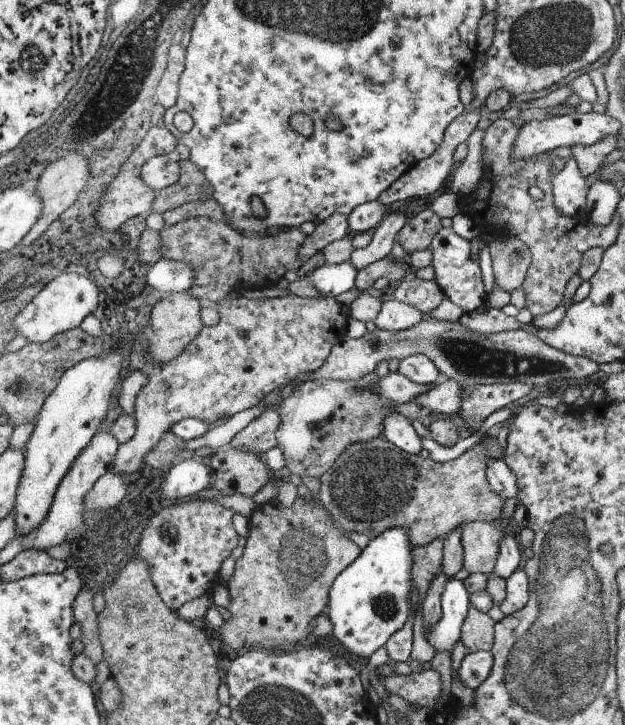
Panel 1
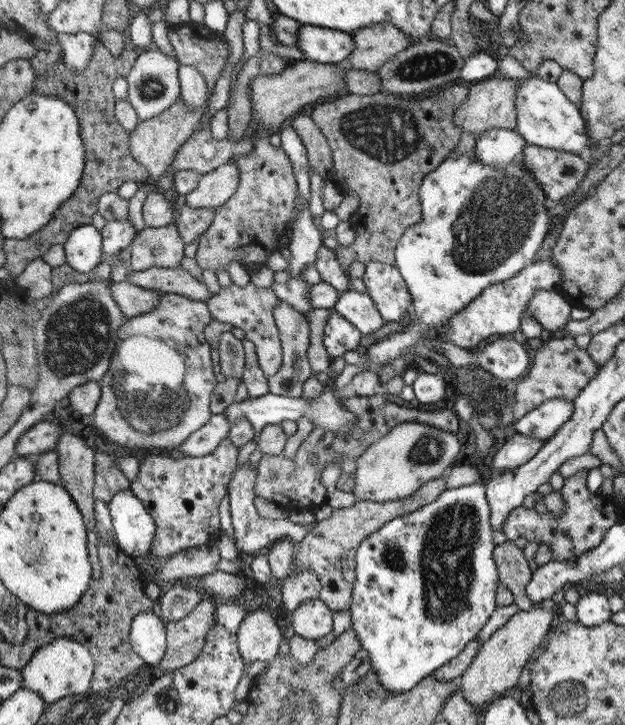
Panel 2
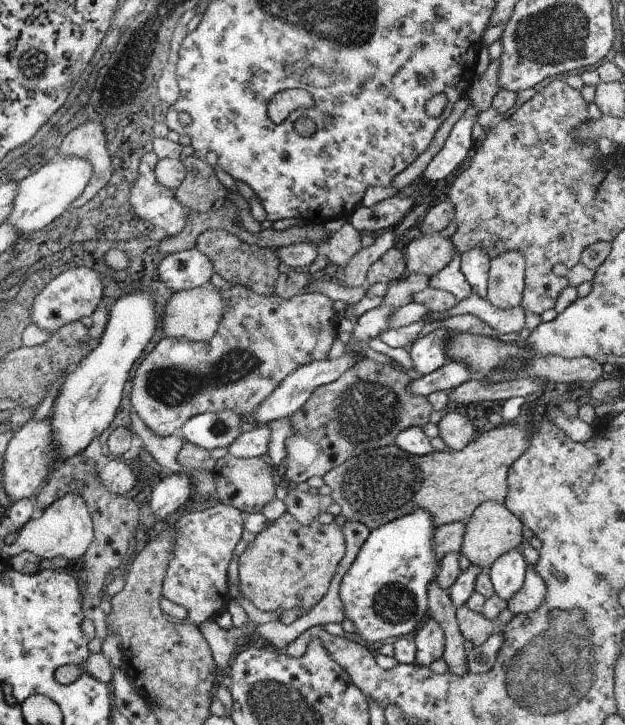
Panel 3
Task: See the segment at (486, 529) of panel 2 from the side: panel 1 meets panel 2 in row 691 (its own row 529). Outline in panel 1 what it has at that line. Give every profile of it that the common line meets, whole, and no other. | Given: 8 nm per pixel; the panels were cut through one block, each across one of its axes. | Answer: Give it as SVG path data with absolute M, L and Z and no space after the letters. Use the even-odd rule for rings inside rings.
M407 528L385 530L377 538L369 538L359 558L337 576L329 590L325 618L331 620L331 636L339 648L351 652L355 658L369 658L407 624L409 614L415 610L411 580L415 566L413 548Z

